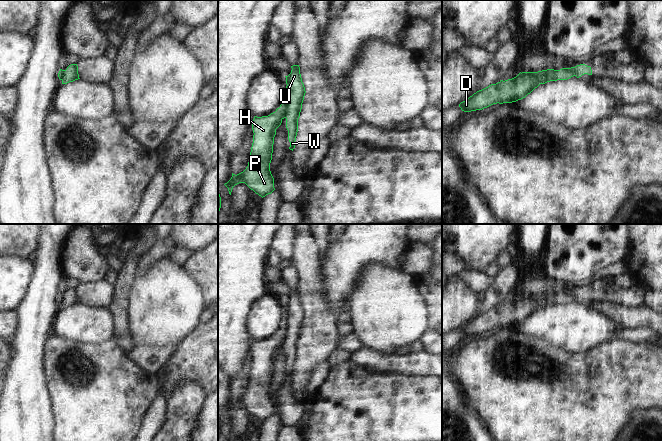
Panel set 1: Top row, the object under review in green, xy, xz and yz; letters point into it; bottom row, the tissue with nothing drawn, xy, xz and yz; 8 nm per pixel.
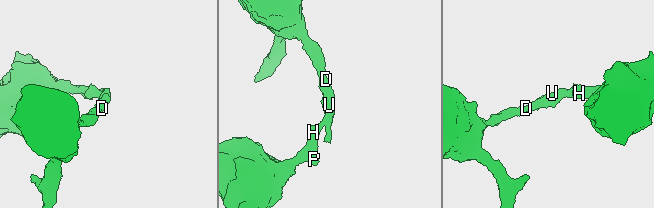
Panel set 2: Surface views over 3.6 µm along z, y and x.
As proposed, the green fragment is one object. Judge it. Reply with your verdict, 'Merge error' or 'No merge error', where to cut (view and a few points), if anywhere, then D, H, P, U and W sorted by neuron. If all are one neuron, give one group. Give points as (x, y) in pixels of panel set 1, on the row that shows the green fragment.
Merge error. Split along xz (286, 95), (288, 110), (285, 117). Groups: D U W / H P

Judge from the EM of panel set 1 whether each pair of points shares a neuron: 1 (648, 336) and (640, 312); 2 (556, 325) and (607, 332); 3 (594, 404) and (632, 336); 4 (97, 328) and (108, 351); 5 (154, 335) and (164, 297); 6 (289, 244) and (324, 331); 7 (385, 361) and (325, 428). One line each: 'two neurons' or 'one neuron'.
1: two neurons
2: one neuron
3: two neurons
4: two neurons
5: one neuron
6: two neurons
7: two neurons

